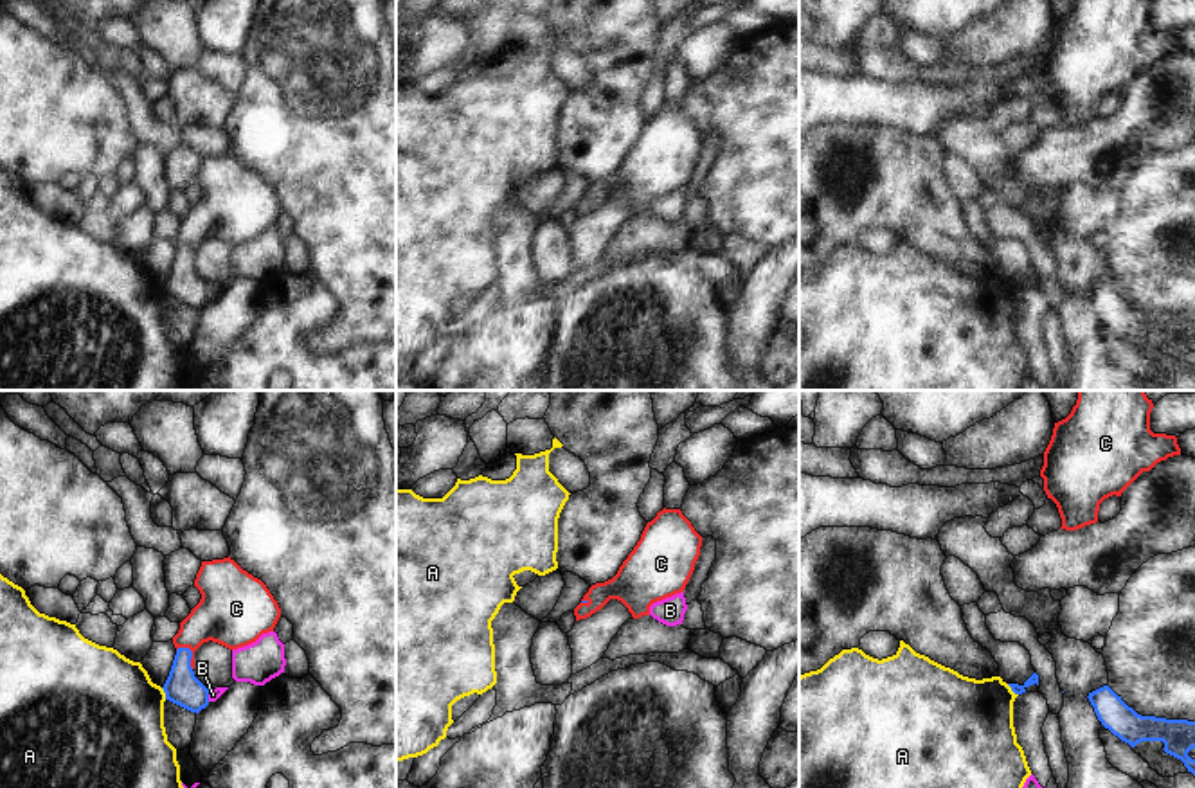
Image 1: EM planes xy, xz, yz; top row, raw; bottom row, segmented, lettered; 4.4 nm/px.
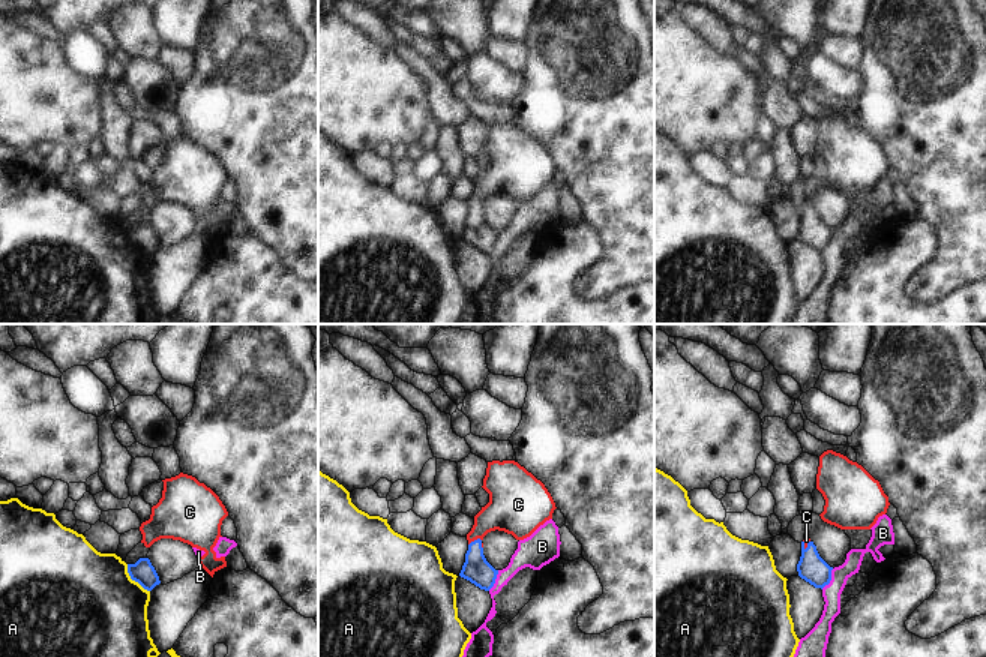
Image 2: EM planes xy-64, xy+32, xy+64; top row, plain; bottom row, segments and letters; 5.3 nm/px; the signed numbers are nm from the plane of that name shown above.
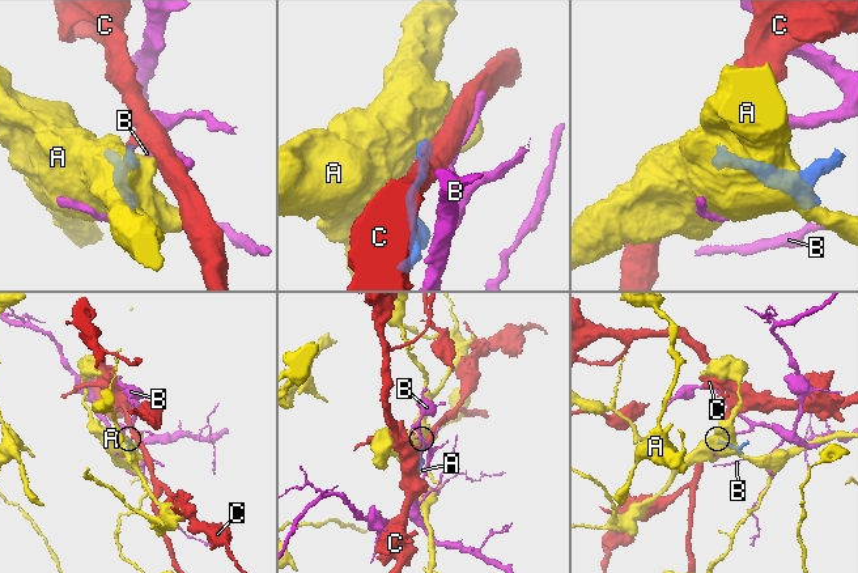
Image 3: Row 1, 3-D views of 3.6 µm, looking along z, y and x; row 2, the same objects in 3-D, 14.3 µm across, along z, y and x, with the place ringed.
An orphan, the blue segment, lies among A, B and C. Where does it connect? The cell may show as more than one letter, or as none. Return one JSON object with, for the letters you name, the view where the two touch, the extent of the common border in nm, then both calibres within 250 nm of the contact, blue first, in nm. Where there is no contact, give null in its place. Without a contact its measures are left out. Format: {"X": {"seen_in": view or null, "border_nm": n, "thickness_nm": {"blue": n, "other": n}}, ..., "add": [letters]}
{"C": {"seen_in": "xy", "border_nm": 120, "thickness_nm": {"blue": 160, "other": 280}}, "add": ["C"]}

